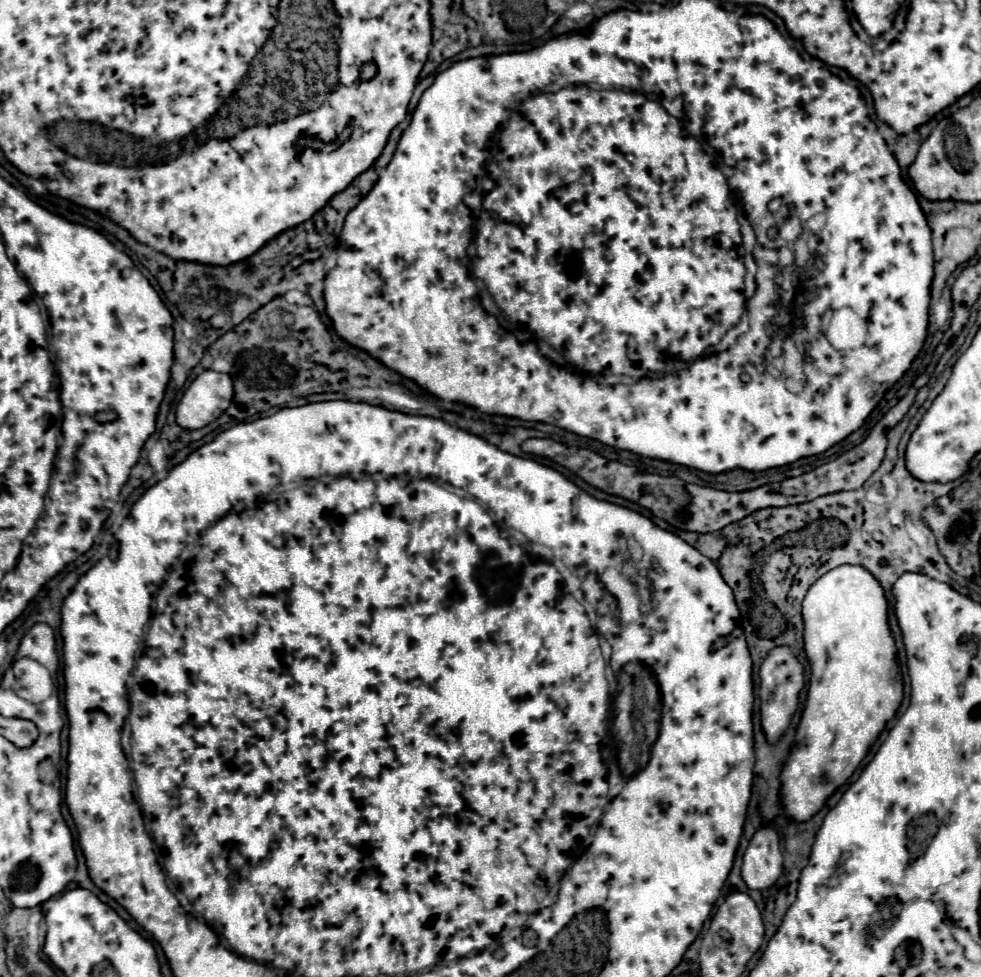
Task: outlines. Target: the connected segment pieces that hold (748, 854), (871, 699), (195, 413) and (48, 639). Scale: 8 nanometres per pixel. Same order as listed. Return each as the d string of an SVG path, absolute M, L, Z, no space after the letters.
M772 826L760 828L744 852L742 880L750 890L770 888L782 872L780 838Z
M844 564L818 578L806 592L802 618L804 652L810 660L810 686L796 742L780 774L784 810L796 822L812 818L824 806L826 798L854 774L886 722L894 718L904 688L902 674L896 674L898 666L894 638L888 624L888 600L882 584L866 568Z
M204 370L184 392L176 406L176 424L198 430L220 418L232 402L232 380L228 374Z
M34 624L22 638L18 646L18 654L38 660L48 670L58 670L58 654L54 632L48 624Z

